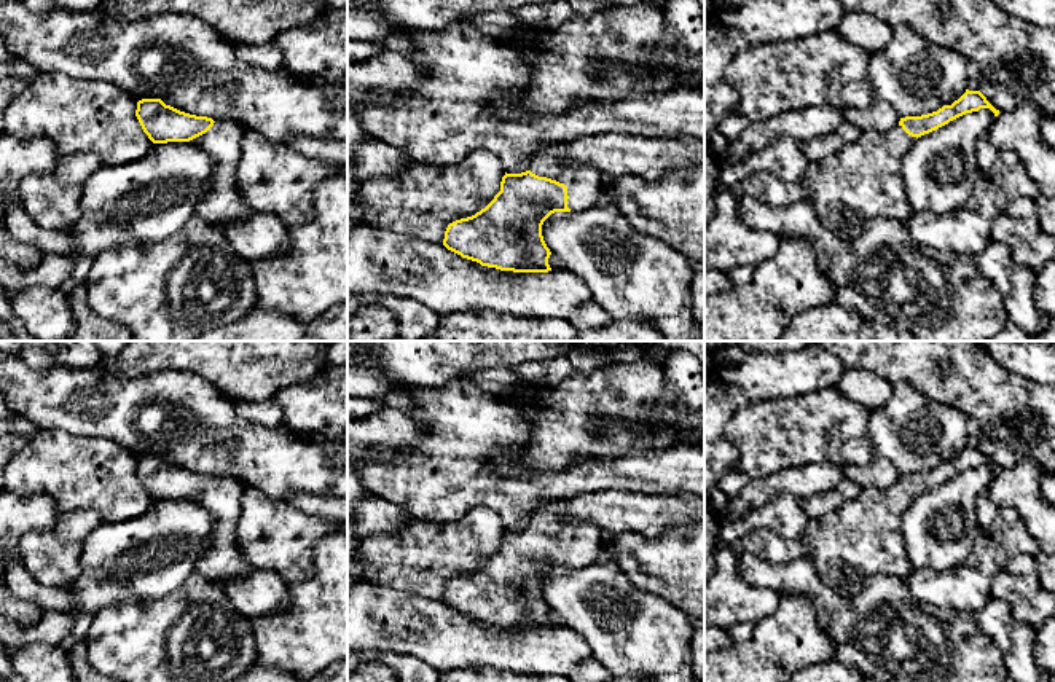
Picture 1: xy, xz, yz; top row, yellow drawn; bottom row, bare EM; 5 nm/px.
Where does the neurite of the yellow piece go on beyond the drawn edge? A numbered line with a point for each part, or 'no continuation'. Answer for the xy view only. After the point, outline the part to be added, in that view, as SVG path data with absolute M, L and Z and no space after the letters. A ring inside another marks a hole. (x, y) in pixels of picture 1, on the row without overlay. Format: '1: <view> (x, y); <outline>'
1: xy (222, 499); M217 476L206 491L190 497L206 508L215 523L209 548L196 564L196 570L210 580L229 578L250 569L236 542L244 488L239 480Z

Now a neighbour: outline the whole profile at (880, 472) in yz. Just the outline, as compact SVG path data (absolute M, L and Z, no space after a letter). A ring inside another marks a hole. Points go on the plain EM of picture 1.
M875 457L865 467L851 465L843 468L845 476L861 486L865 488L878 488L884 489L899 481L900 472L899 468L884 457Z

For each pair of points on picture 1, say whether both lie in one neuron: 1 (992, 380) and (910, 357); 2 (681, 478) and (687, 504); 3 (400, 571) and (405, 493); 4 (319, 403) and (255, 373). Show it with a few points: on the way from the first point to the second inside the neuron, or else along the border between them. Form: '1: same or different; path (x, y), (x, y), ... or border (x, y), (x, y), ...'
1: same; path (971, 380), (960, 375), (942, 386), (931, 376)
2: different; border (687, 491), (646, 493)
3: different; border (410, 515), (447, 521)
4: different; border (319, 372), (308, 380), (282, 386), (271, 399)

